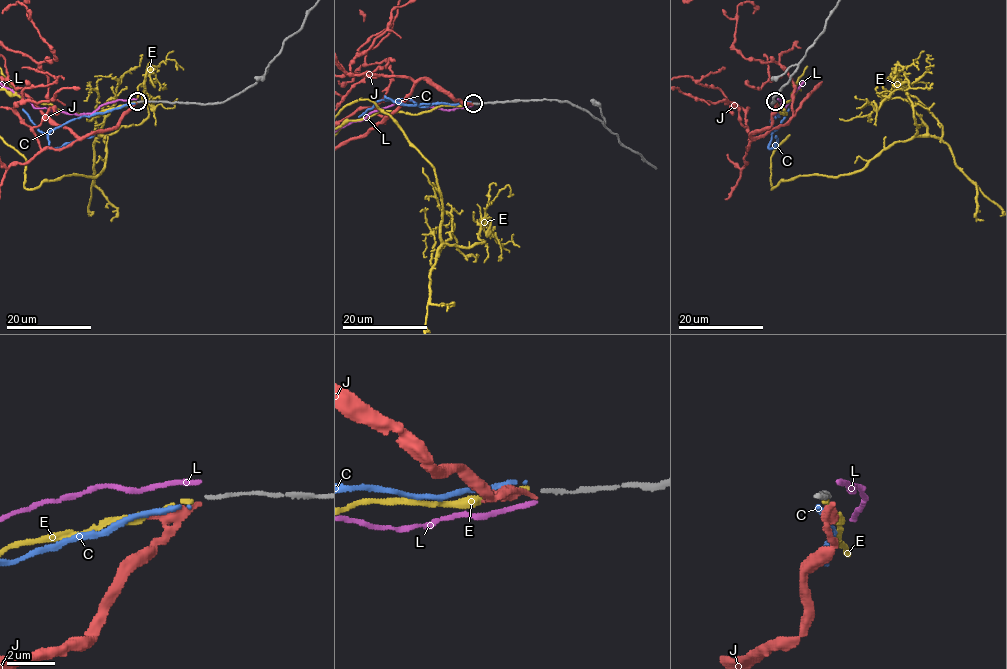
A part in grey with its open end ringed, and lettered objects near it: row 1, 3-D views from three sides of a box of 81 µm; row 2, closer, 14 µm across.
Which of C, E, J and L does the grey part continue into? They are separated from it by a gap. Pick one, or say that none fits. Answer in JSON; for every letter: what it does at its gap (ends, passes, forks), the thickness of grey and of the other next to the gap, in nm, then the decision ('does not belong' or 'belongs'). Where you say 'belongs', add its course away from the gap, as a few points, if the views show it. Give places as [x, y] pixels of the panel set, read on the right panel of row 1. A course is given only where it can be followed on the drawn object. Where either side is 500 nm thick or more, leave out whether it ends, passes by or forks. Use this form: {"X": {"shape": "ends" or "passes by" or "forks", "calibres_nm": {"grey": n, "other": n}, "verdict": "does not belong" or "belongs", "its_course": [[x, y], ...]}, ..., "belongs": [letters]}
{"C": {"shape": "ends", "calibres_nm": {"grey": 170, "other": 160}, "verdict": "does not belong"}, "E": {"shape": "ends", "calibres_nm": {"grey": 170, "other": 160}, "verdict": "belongs"}, "J": {"shape": "ends", "calibres_nm": {"grey": 170, "other": 240}, "verdict": "does not belong"}, "L": {"shape": "ends", "calibres_nm": {"grey": 170, "other": 220}, "verdict": "does not belong"}, "belongs": ["E"]}

